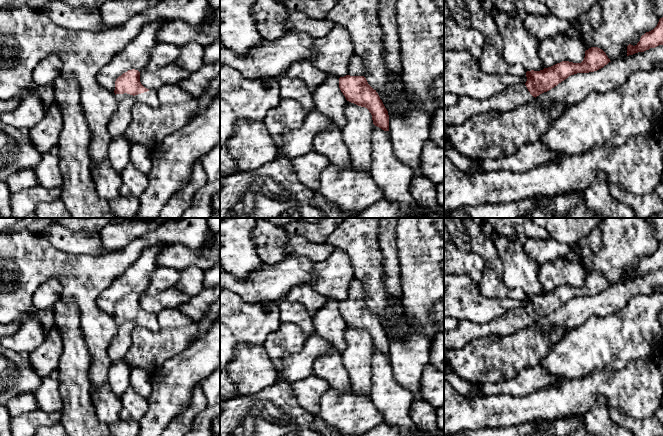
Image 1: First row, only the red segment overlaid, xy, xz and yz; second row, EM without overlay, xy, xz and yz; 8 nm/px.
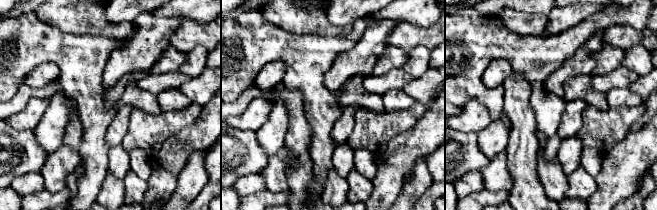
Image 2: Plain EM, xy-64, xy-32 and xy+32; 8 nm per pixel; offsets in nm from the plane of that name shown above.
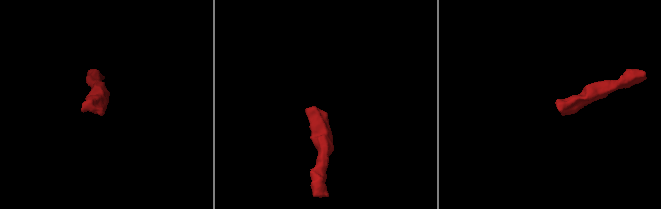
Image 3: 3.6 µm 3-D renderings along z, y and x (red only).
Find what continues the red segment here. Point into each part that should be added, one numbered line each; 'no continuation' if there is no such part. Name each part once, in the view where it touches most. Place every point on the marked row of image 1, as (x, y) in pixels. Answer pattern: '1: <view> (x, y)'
1: xy (150, 97)

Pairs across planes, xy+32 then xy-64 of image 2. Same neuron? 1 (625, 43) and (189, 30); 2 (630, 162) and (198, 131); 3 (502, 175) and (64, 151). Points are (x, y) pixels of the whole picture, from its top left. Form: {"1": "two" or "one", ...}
{"1": "one", "2": "one", "3": "one"}

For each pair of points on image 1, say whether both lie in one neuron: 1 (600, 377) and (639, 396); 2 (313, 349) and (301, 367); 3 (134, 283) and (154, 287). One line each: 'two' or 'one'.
1: one
2: one
3: two

